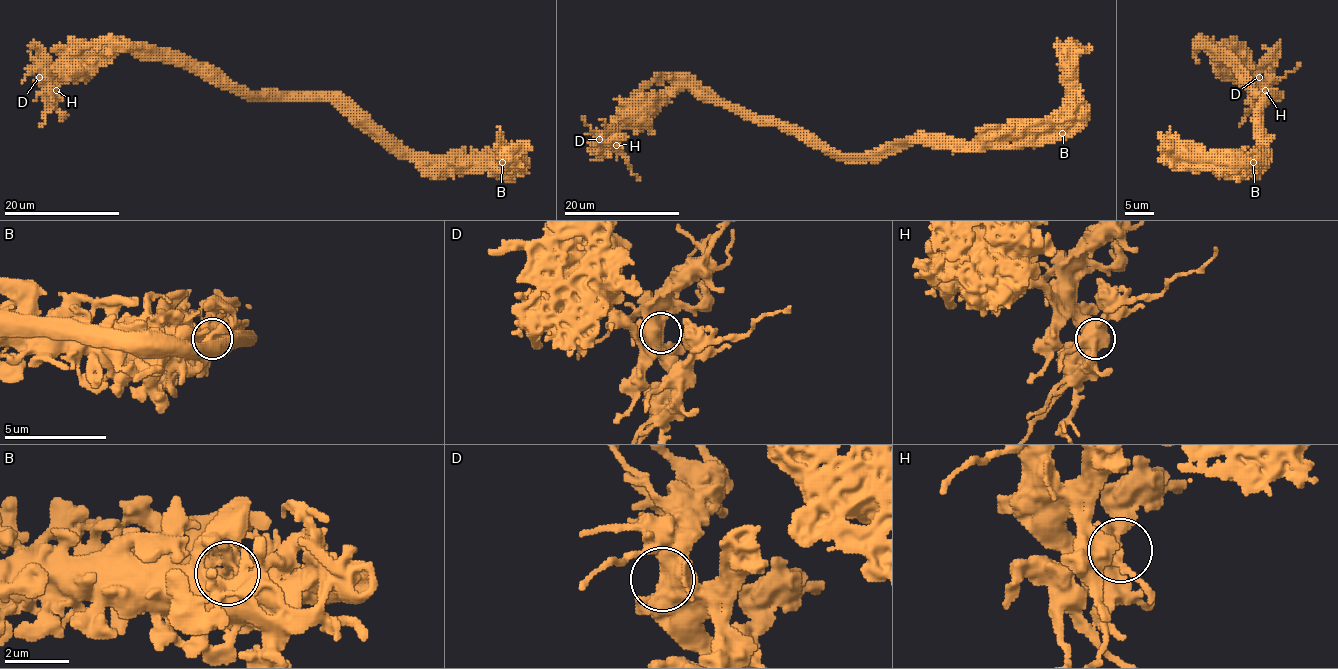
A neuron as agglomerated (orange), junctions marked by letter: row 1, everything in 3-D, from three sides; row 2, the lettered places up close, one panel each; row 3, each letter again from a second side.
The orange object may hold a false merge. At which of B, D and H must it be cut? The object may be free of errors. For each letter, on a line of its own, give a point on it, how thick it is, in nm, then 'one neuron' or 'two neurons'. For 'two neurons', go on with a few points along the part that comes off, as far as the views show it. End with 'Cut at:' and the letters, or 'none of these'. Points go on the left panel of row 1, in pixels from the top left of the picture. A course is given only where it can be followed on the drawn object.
B: at (502, 162); 550 nm thick; two neurons; foreign part runs (502, 162), (407, 159), (327, 100), (254, 100), (167, 52), (124, 43), (72, 51), (46, 85), (81, 64)
D: at (39, 77); 650 nm thick; one neuron
H: at (56, 90); 550 nm thick; one neuron
Cut at: B

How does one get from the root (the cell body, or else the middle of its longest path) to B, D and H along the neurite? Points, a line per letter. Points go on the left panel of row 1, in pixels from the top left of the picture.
B: (275, 94), (285, 98), (341, 98), (367, 122), (379, 126), (417, 161), (431, 164), (502, 162)
D: (275, 94), (241, 93), (176, 64), (160, 58), (139, 58), (130, 51), (72, 52), (47, 77), (39, 77)
H: (275, 94), (241, 93), (176, 64), (160, 58), (139, 58), (130, 51), (72, 52), (46, 85), (56, 90)

